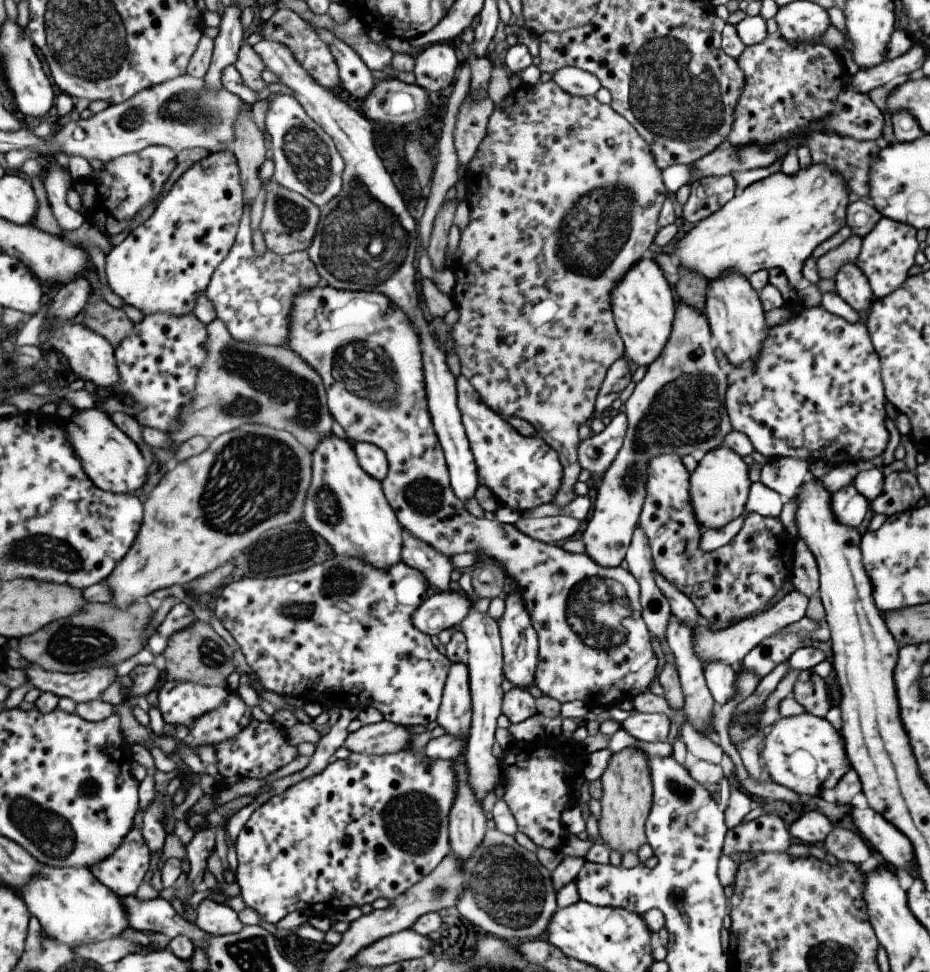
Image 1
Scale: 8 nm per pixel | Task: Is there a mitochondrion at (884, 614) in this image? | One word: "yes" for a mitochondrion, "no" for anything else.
no

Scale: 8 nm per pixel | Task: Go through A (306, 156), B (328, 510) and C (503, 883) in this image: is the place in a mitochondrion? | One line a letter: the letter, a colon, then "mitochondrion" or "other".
A: mitochondrion
B: mitochondrion
C: mitochondrion

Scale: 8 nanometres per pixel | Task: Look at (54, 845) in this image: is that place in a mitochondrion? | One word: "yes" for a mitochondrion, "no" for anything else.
yes

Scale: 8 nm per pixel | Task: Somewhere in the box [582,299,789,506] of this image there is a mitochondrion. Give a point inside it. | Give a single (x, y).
(685, 411)

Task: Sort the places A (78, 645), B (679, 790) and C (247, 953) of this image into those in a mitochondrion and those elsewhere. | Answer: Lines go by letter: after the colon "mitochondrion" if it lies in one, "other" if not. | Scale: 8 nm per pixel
A: mitochondrion
B: mitochondrion
C: mitochondrion

